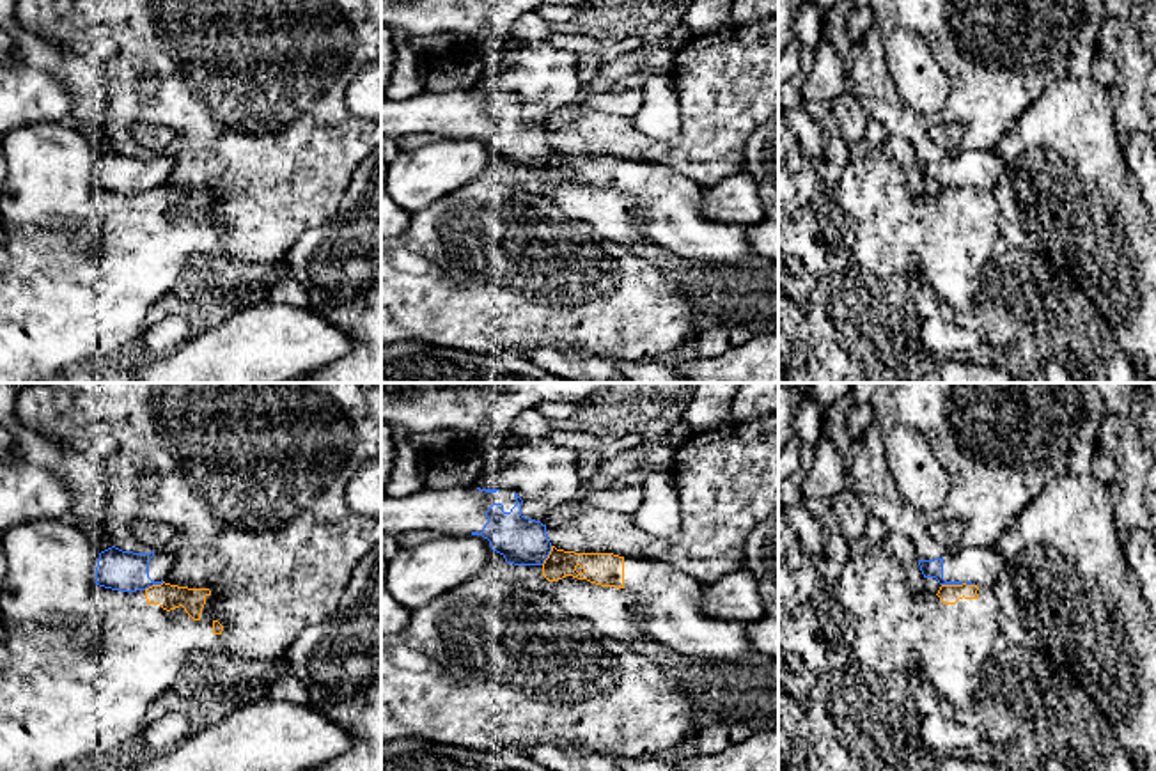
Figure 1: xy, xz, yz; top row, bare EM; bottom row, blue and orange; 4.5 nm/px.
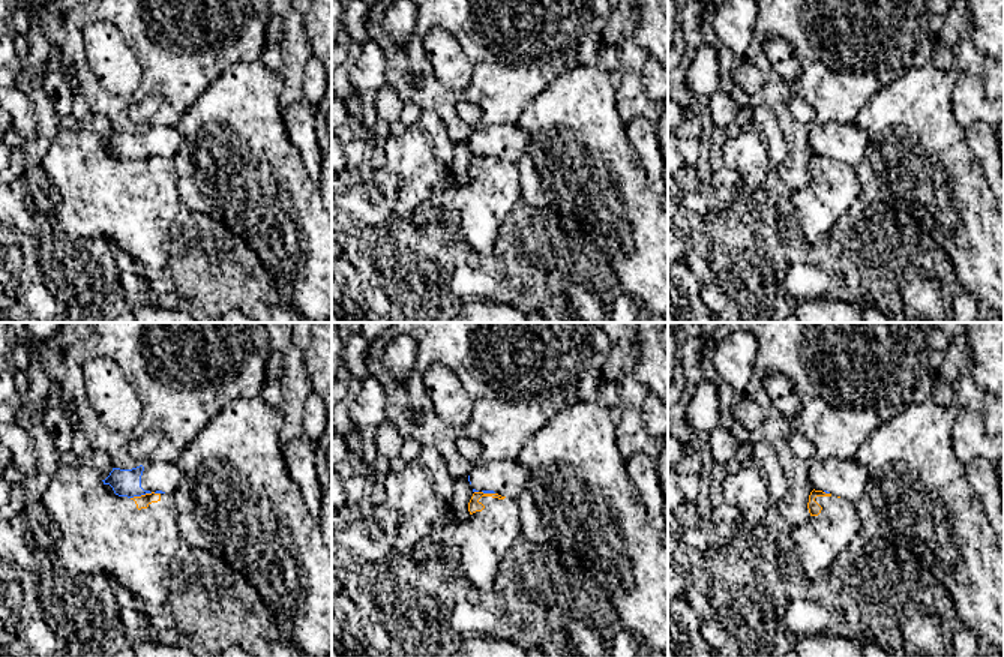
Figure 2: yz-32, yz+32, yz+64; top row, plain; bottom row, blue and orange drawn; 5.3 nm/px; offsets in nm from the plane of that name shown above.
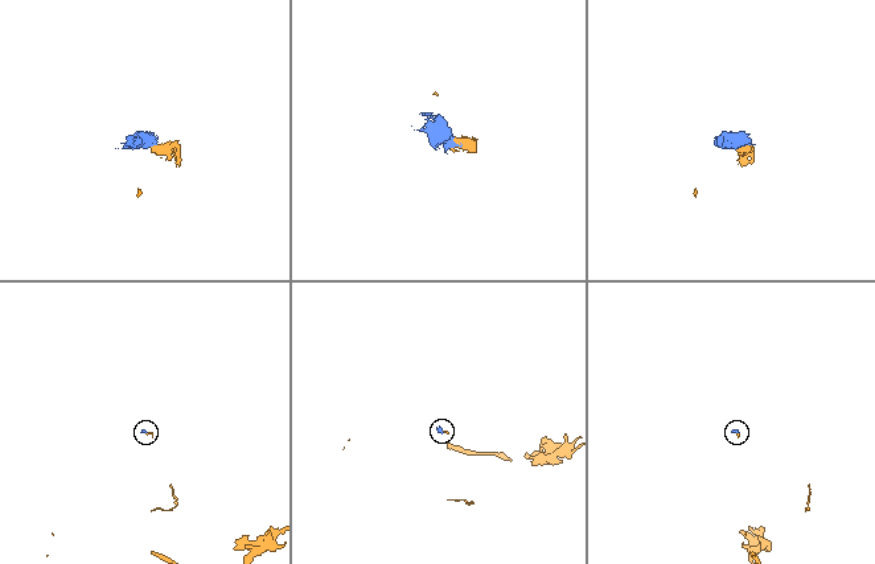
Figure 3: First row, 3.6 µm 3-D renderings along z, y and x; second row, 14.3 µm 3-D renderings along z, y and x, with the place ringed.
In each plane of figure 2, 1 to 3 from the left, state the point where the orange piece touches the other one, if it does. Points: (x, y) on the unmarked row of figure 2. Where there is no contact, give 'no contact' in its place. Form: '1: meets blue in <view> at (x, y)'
1: meets blue in yz-32 at (144, 158)
2: meets blue in yz+32 at (488, 156)
3: meets blue in yz+64 at (827, 156)

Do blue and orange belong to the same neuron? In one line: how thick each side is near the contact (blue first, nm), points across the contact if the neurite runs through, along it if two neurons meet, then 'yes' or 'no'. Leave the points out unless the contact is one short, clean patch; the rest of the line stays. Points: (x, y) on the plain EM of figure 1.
80 nm thick on the blue side, 90 nm on the other; border along yz (942, 186), (974, 188); no

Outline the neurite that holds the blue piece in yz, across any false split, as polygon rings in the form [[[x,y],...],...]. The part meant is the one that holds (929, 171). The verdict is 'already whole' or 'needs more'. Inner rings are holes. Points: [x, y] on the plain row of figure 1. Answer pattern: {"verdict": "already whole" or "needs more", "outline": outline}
{"verdict": "needs more", "outline": [[[995,149],[949,152],[941,161],[918,163],[924,181],[940,188],[977,188],[993,191],[1005,172],[1005,161]]]}

